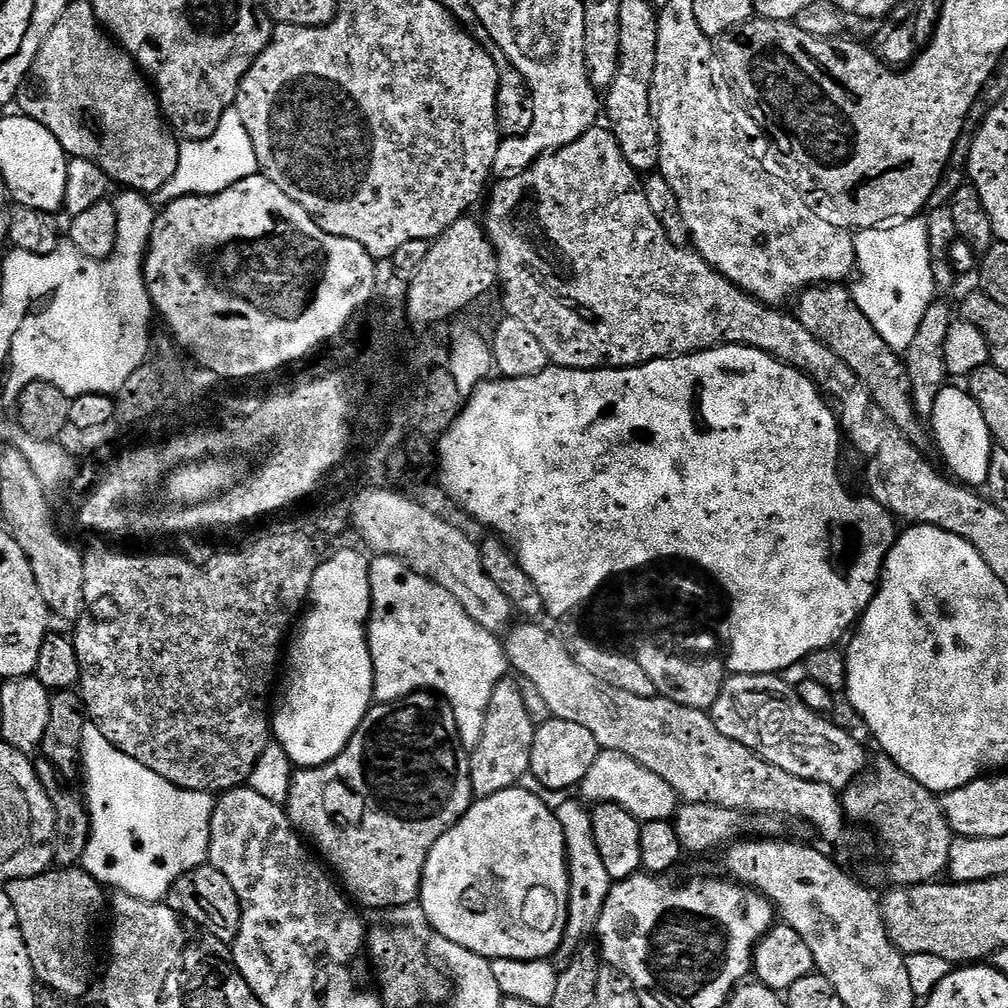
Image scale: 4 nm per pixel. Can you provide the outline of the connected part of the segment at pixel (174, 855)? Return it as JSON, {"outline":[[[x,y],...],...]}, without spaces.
{"outline":[[[92,723],[82,730],[83,795],[86,797],[88,817],[92,823],[90,842],[82,861],[83,871],[90,873],[97,882],[111,886],[146,902],[160,902],[165,899],[170,886],[182,874],[194,870],[208,859],[208,831],[212,821],[214,800],[209,793],[191,792],[185,788],[175,788],[166,778],[146,770],[142,762],[134,762],[122,750],[118,750],[102,735],[102,730]]]}

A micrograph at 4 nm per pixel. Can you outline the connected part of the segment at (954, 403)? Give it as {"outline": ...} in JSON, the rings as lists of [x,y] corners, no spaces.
{"outline":[[[945,387],[936,399],[936,413],[930,423],[938,431],[944,432],[944,456],[948,459],[947,471],[959,483],[973,489],[979,489],[986,482],[986,474],[990,474],[990,458],[994,441],[986,426],[986,418],[982,418],[982,410],[978,402],[963,387]]]}

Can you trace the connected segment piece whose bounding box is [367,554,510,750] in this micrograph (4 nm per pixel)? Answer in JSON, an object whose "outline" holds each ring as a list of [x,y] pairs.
{"outline":[[[377,555],[368,565],[368,573],[370,574],[370,590],[372,591],[372,613],[368,616],[368,645],[370,646],[370,654],[372,655],[372,665],[374,666],[374,686],[372,694],[377,704],[389,704],[395,700],[400,700],[403,696],[408,696],[412,692],[423,692],[425,690],[437,695],[443,696],[447,700],[448,705],[454,710],[454,722],[458,726],[458,734],[462,746],[469,750],[476,748],[478,742],[482,742],[482,730],[486,726],[486,714],[490,706],[490,698],[494,694],[494,686],[498,686],[500,680],[505,679],[509,675],[510,665],[508,655],[504,653],[504,646],[501,637],[497,633],[486,630],[478,622],[474,622],[474,618],[470,618],[470,614],[466,614],[466,610],[462,610],[458,598],[454,598],[454,594],[450,594],[450,590],[442,590],[442,586],[438,586],[434,582],[430,582],[430,578],[426,578],[422,574],[418,574],[406,563],[405,560],[399,560],[396,556]]]}

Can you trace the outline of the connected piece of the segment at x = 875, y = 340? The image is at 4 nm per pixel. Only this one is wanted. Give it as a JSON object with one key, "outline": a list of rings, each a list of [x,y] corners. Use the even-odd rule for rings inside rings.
{"outline":[[[843,283],[814,284],[799,293],[795,297],[795,303],[794,314],[800,319],[802,326],[806,326],[810,334],[830,346],[830,350],[834,350],[834,354],[838,354],[838,358],[842,358],[842,362],[846,362],[846,366],[850,366],[850,370],[858,374],[866,390],[870,390],[874,402],[882,406],[886,418],[890,418],[890,422],[898,426],[900,433],[911,444],[923,445],[924,428],[920,425],[923,424],[921,417],[916,415],[916,408],[912,405],[908,367],[904,365],[901,353],[886,346],[882,334],[878,334],[870,318],[862,314],[858,302],[852,297],[852,288]]]}

